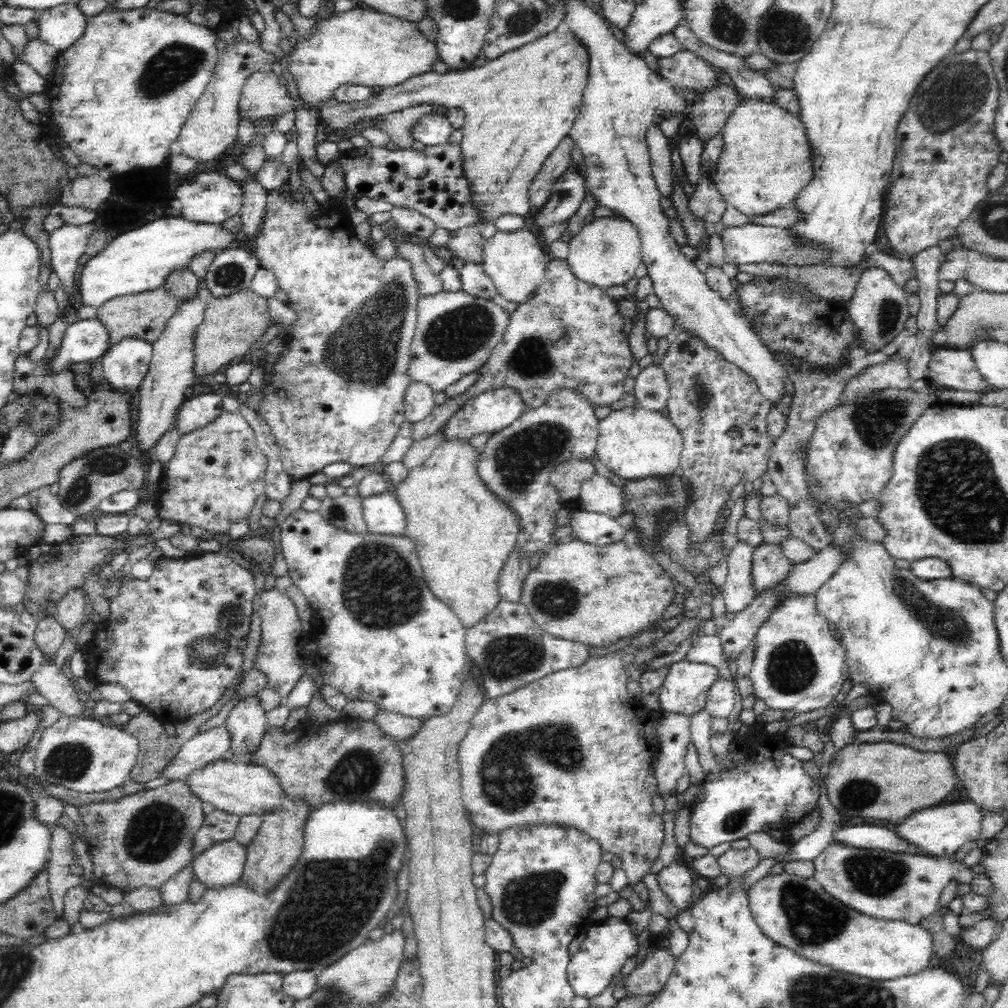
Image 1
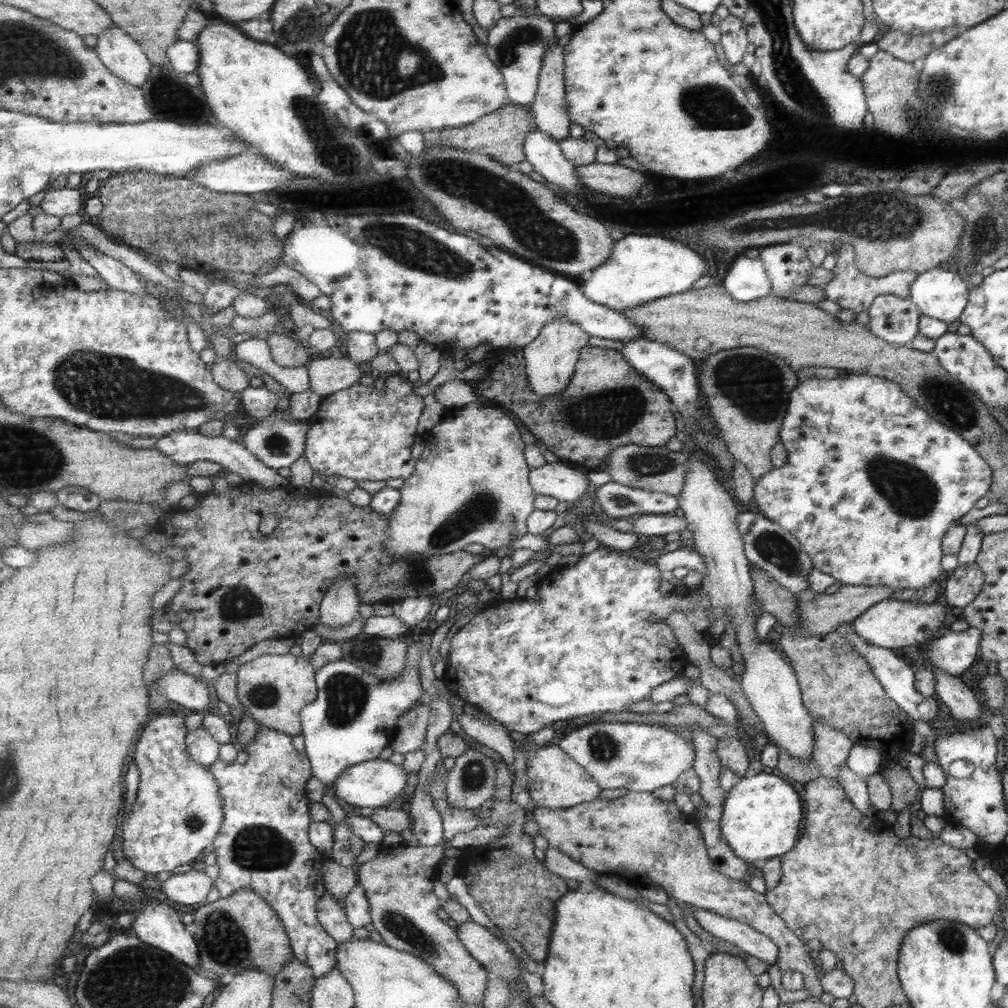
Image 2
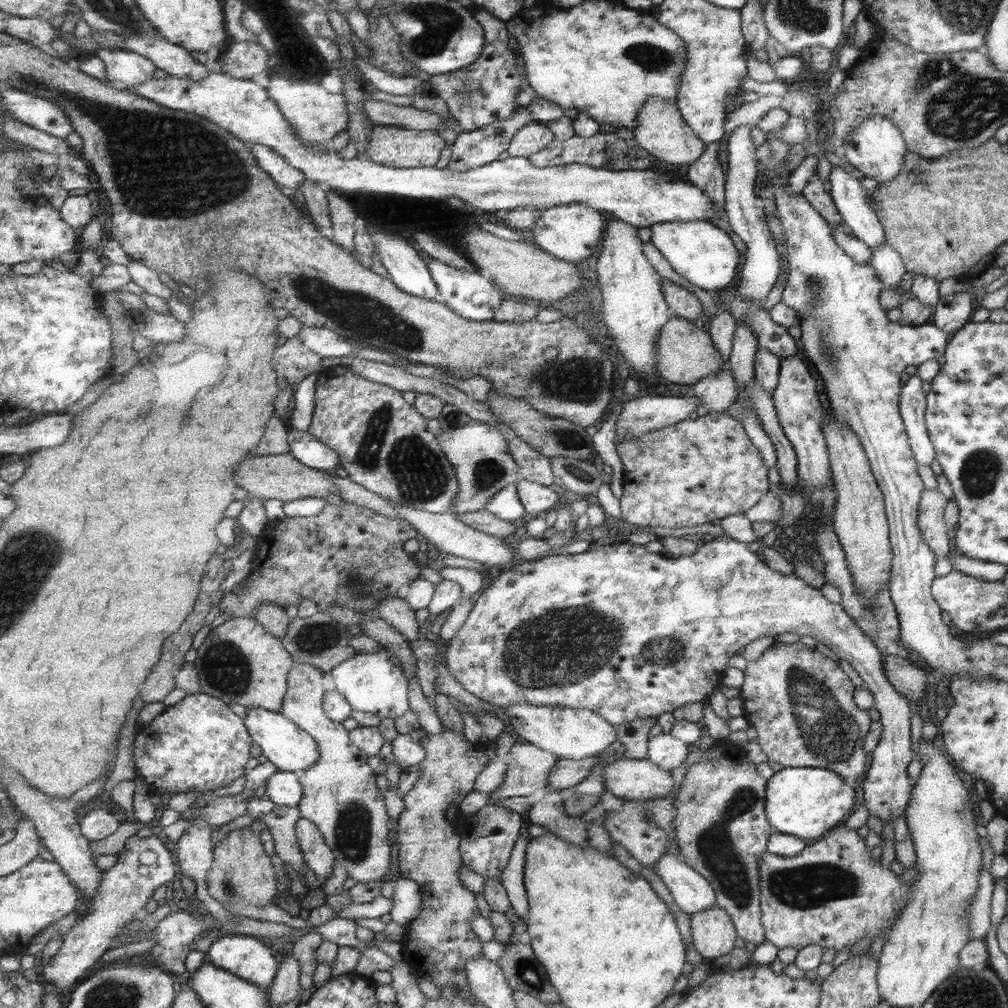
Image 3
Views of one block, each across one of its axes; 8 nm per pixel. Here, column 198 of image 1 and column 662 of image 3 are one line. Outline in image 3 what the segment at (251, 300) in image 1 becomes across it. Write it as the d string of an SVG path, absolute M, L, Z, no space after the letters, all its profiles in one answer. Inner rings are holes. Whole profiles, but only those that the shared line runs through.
M671 314L671 318L667 320L665 326L661 326L659 334L657 334L657 356L655 356L655 370L661 378L673 382L673 384L687 384L693 386L699 380L717 374L723 370L723 360L721 354L715 350L713 340L709 334L705 334L699 326L691 324L689 320Z

